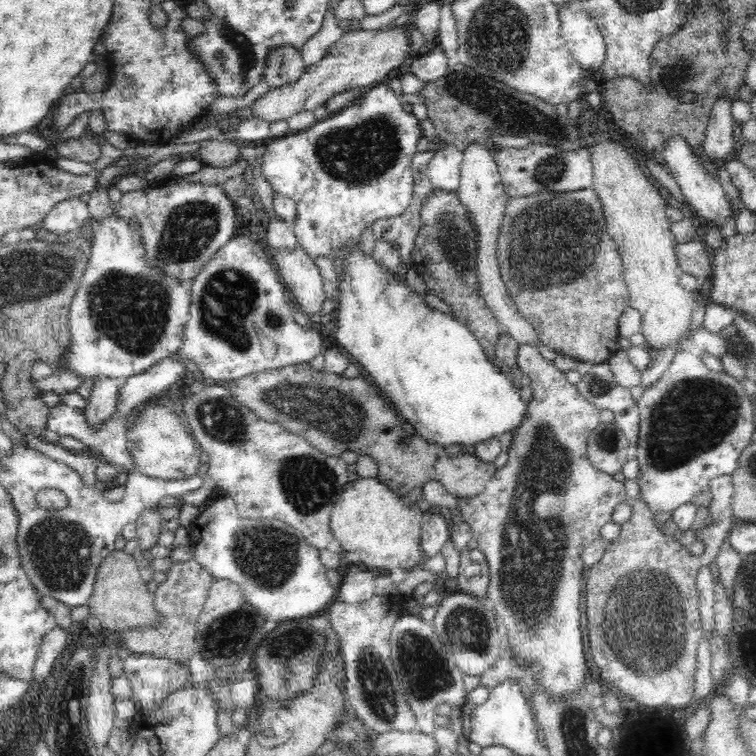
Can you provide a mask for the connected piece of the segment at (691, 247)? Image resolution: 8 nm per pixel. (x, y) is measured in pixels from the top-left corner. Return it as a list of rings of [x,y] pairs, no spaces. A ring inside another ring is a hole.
[[[704,239],[683,241],[675,245],[678,269],[705,281],[713,272],[713,263],[710,262],[710,248]]]

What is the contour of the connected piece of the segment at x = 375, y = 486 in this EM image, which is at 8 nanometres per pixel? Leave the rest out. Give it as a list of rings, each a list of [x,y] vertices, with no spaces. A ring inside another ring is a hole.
[[[358,478],[354,481],[350,481],[344,487],[342,494],[334,501],[334,508],[331,511],[331,518],[329,521],[329,528],[334,535],[334,538],[341,545],[342,550],[348,550],[348,552],[362,552],[364,554],[364,558],[362,558],[363,562],[366,562],[366,558],[370,560],[370,562],[366,562],[368,566],[372,566],[371,568],[382,568],[384,570],[392,570],[392,568],[404,568],[404,570],[410,570],[414,568],[420,567],[420,564],[427,560],[426,556],[424,556],[424,551],[422,551],[422,539],[421,539],[421,527],[423,524],[423,513],[418,510],[414,510],[410,508],[410,506],[405,505],[403,503],[402,498],[400,498],[393,490],[390,490],[383,482],[380,482],[376,478]]]

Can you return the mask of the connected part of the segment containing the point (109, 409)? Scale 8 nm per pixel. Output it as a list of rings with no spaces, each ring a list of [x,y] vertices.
[[[97,377],[91,387],[85,414],[88,427],[94,430],[104,427],[115,414],[119,404],[119,389],[115,380],[108,377]]]

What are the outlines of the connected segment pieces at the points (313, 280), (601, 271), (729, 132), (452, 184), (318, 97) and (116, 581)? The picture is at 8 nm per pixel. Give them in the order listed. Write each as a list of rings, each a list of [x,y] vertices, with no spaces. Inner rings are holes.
[[[274,247],[270,248],[272,251],[272,260],[275,267],[282,277],[282,284],[285,284],[294,296],[294,303],[298,304],[301,309],[308,315],[319,313],[322,310],[322,303],[326,296],[324,295],[324,282],[320,275],[320,269],[314,259],[302,250],[296,248],[290,252],[289,250],[278,250]]]
[[[592,188],[570,192],[542,191],[507,199],[498,238],[499,271],[520,315],[535,328],[539,340],[557,354],[600,364],[616,351],[618,318],[630,307],[623,262],[607,231],[601,200]]]
[[[726,95],[713,102],[709,123],[705,130],[705,140],[700,148],[712,162],[727,161],[733,154],[734,117],[732,117],[732,99]]]
[[[436,142],[433,146],[434,158],[430,160],[426,170],[431,184],[436,189],[457,192],[462,153],[451,144]]]
[[[406,26],[396,28],[380,28],[380,30],[354,30],[348,31],[331,46],[328,54],[314,66],[305,68],[304,74],[292,82],[284,84],[280,88],[270,88],[262,97],[258,98],[250,107],[252,115],[262,118],[270,124],[272,121],[286,119],[297,115],[298,112],[312,111],[320,105],[326,104],[334,94],[362,87],[370,87],[386,82],[388,74],[398,68],[411,50],[411,38],[408,38]]]
[[[114,549],[106,556],[99,566],[93,592],[87,602],[88,626],[95,625],[110,632],[122,632],[126,629],[142,628],[158,620],[158,614],[153,608],[153,594],[148,592],[138,565],[134,557],[123,550]]]

